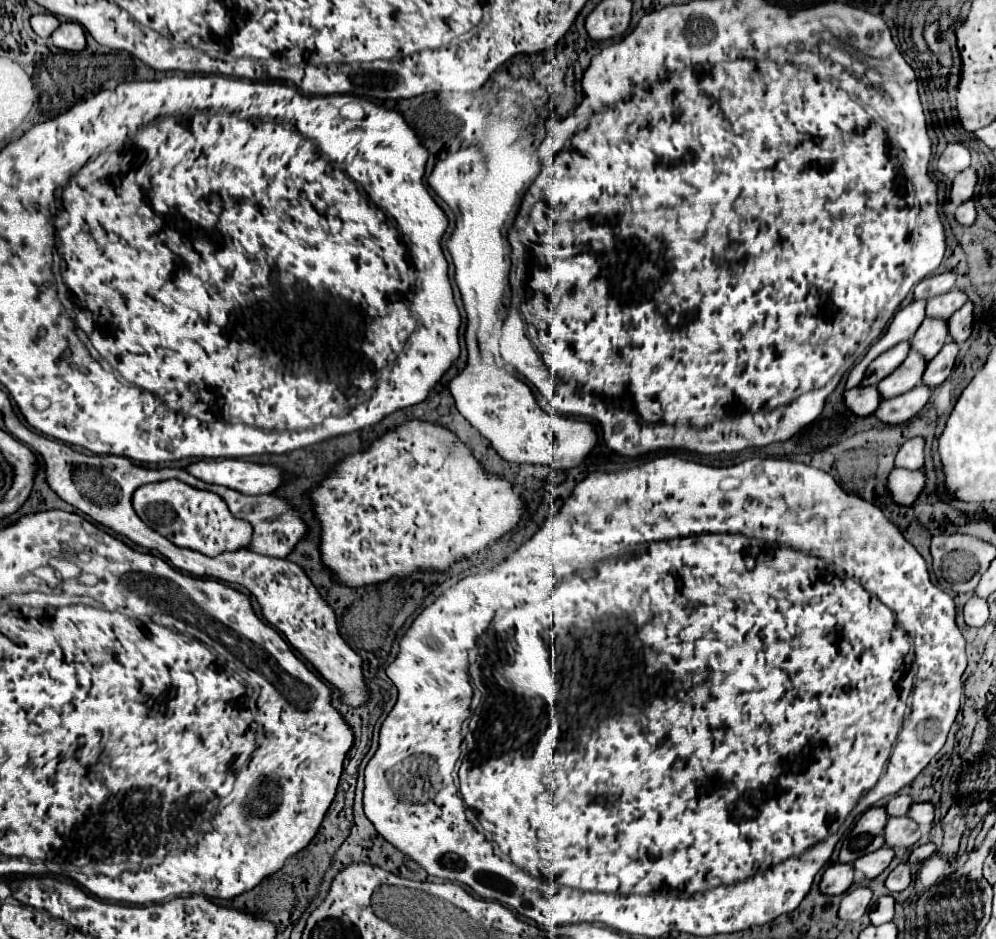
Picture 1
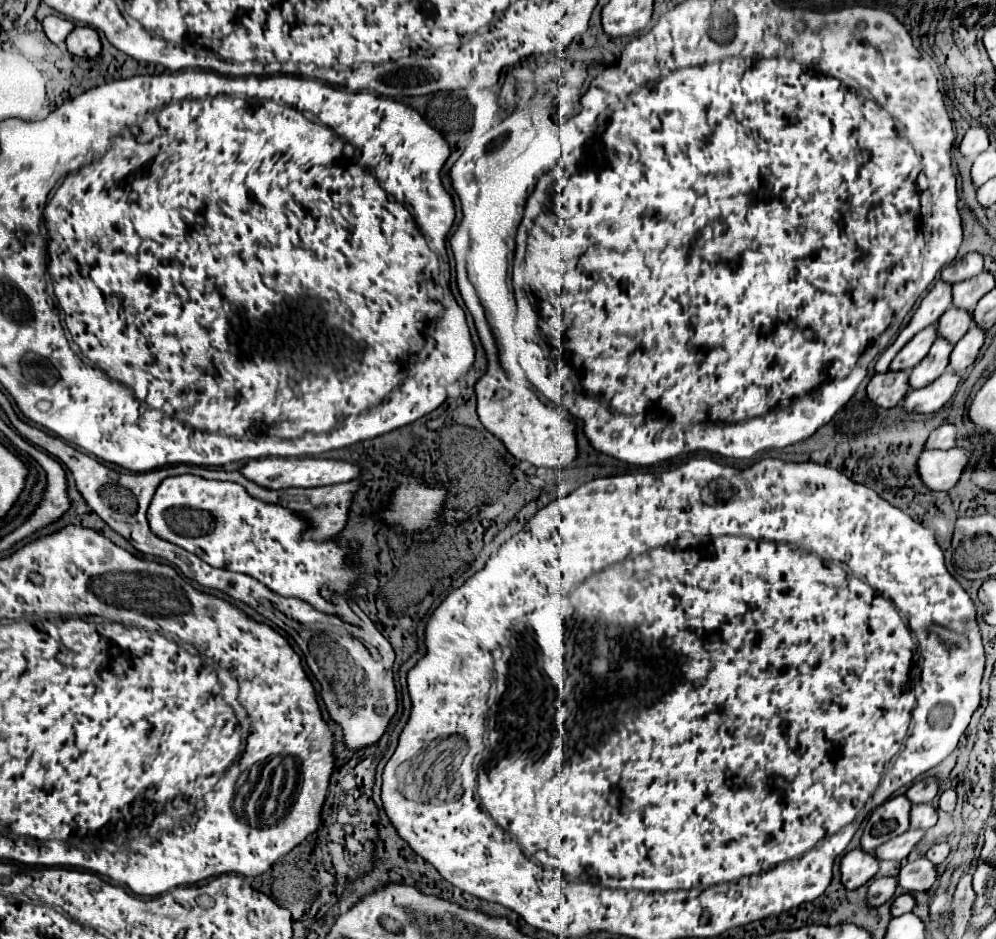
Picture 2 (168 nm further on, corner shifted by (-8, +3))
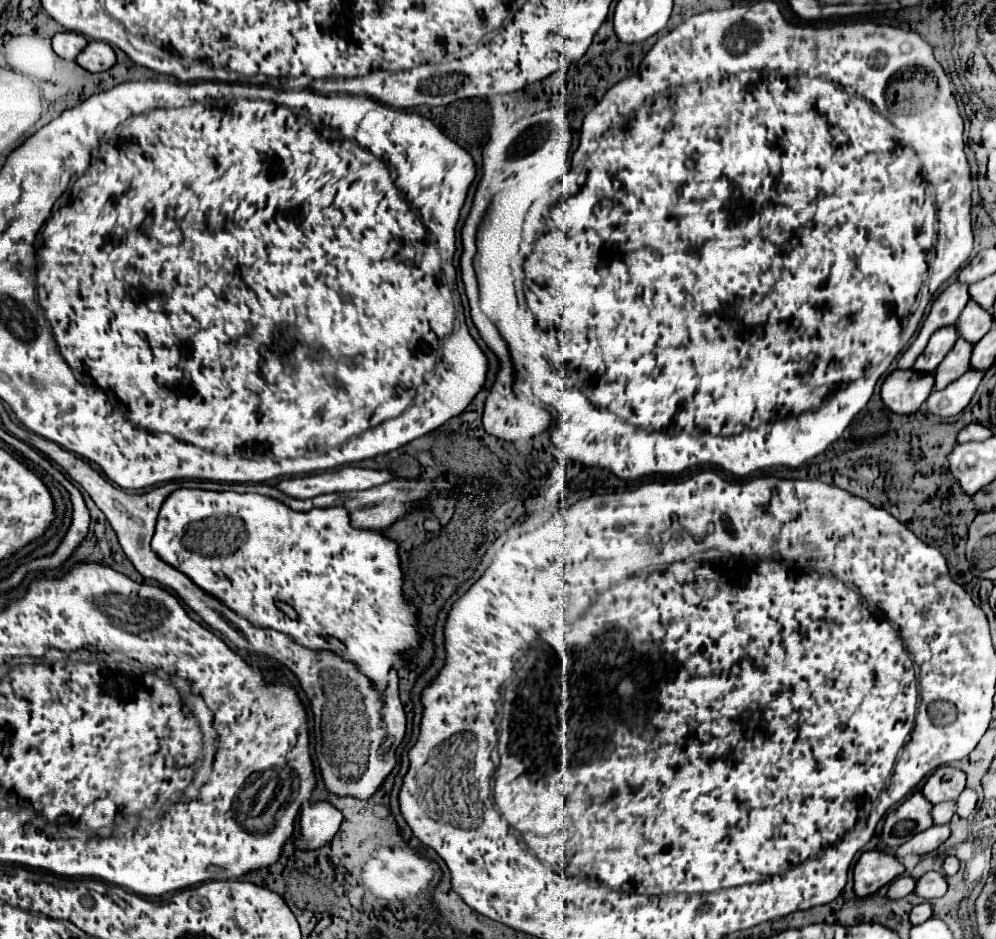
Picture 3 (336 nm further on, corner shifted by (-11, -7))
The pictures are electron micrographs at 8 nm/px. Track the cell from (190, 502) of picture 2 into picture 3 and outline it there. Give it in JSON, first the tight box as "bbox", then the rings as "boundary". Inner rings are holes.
{"bbox":[151,488,419,690],"boundary":[[[179,488],[171,492],[161,506],[151,548],[159,558],[187,574],[197,586],[245,616],[251,624],[275,628],[293,636],[307,648],[333,650],[345,660],[355,662],[359,670],[373,680],[377,690],[387,686],[387,674],[391,668],[405,664],[401,654],[419,646],[417,630],[413,626],[417,610],[411,608],[401,592],[403,574],[399,568],[397,544],[375,530],[351,528],[349,516],[343,508],[295,512],[261,494]],[[287,606],[295,610],[295,620],[287,616]],[[325,636],[337,638],[341,648],[329,646]]]}

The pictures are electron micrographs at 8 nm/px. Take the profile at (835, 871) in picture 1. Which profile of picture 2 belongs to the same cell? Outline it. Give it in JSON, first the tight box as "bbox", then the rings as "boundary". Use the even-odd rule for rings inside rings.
{"bbox":[842,848,880,890],"boundary":[[[854,848],[850,852],[846,852],[846,856],[842,858],[842,884],[848,890],[856,890],[862,884],[866,884],[870,878],[876,876],[880,868],[880,860],[874,854],[864,854],[862,848]]]}

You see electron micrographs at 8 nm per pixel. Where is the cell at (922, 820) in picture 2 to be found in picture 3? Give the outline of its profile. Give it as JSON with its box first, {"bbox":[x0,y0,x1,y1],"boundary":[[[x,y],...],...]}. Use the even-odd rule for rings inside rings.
{"bbox":[931,802,955,824],"boundary":[[[941,802],[931,810],[933,824],[949,824],[951,816],[955,812],[955,802]]]}

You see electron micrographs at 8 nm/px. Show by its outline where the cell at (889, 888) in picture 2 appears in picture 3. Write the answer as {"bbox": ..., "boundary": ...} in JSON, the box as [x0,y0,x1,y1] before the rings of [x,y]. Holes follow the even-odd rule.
{"bbox":[887,876,915,900],"boundary":[[[899,876],[897,880],[893,880],[887,888],[887,900],[901,900],[905,898],[907,894],[911,894],[915,888],[915,880],[909,878],[909,876]]]}

